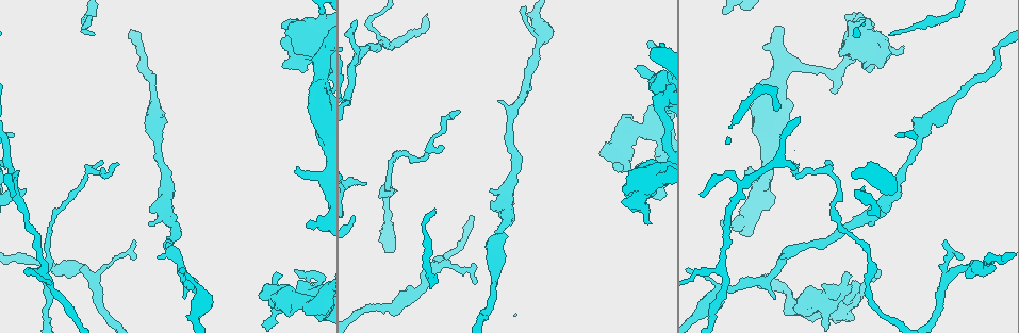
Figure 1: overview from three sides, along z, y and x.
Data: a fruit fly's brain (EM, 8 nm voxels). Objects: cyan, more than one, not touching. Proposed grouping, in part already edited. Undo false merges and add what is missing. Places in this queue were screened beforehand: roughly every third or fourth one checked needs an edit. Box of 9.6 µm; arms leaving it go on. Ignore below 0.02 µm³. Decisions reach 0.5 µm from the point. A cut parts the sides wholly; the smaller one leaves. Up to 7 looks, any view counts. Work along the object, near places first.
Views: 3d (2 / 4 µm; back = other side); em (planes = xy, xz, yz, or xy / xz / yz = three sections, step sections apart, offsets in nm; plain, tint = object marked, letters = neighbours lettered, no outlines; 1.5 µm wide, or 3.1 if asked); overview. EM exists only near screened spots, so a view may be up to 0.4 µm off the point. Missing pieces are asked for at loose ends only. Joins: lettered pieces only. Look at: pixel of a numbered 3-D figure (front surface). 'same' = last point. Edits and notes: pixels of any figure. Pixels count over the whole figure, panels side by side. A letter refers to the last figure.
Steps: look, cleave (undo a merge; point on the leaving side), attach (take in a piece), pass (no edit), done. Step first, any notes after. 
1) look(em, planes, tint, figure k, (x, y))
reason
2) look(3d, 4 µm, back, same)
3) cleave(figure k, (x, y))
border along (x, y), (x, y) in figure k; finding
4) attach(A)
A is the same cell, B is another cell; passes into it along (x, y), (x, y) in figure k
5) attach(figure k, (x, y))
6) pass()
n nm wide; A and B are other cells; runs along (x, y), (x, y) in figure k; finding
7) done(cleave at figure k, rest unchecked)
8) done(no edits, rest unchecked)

look(em, planes, tint, figure 1, (100, 162))
thin end

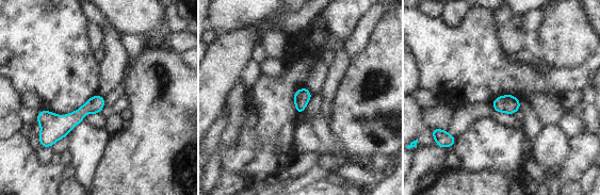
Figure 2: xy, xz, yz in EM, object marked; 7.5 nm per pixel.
look(em, planes, letters, same)
what lies round it

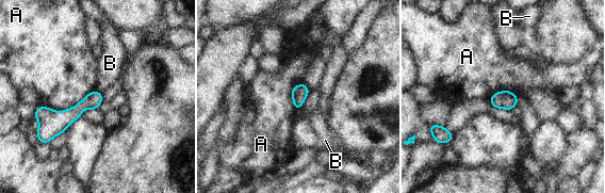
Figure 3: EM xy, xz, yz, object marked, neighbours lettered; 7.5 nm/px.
pass()
A and B are other cells; border along (95, 90), (100, 93) in figure 3; none of them fits

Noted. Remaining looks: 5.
look(em, planes, plain, figure 1, (434, 209))
tapers out

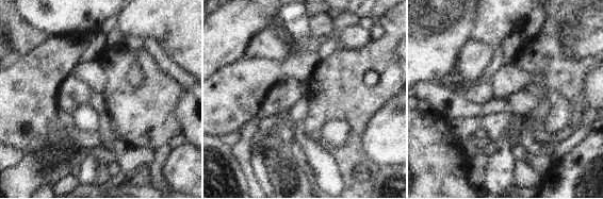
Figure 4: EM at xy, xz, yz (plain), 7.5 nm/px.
look(em, planes, letters, same)
see the neighbours

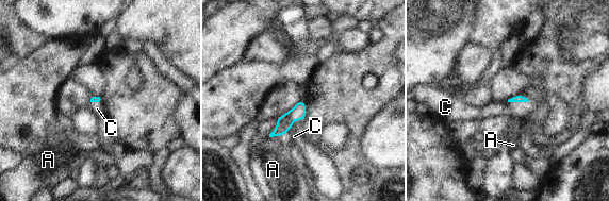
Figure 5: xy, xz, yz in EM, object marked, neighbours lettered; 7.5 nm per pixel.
attach(C)
C is the same cell, A is another cell; passes into it along (519, 98), (517, 101), (493, 110) in figure 5; the neuron continues

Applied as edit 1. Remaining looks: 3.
done(attach at figure 5, rest unchecked)

